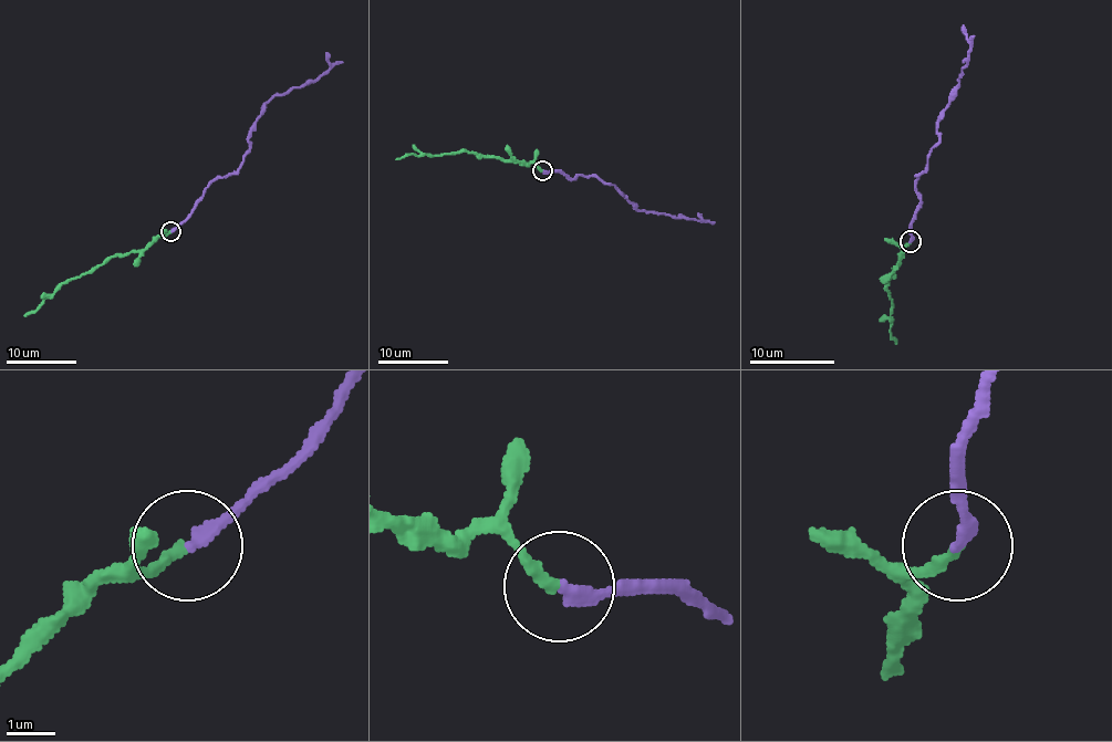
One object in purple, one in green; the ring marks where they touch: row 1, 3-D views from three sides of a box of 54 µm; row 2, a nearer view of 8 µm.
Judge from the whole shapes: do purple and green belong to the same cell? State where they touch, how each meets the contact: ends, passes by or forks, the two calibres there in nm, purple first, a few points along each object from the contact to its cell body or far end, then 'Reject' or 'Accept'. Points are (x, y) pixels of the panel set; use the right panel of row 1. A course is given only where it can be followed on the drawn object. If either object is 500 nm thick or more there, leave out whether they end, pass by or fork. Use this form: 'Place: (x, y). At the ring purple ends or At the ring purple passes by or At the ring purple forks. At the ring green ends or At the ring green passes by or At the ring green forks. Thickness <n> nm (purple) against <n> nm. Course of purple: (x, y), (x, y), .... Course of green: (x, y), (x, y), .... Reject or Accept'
Place: (911, 241). At the ring purple ends. At the ring green ends. Thickness 240 nm (purple) against 240 nm. Course of purple: (910, 242), (910, 222), (921, 201), (916, 176), (939, 139), (939, 116), (967, 61), (963, 24). Course of green: (910, 242), (901, 248), (895, 273), (886, 284), (891, 301), (891, 335), (897, 342). Accept

